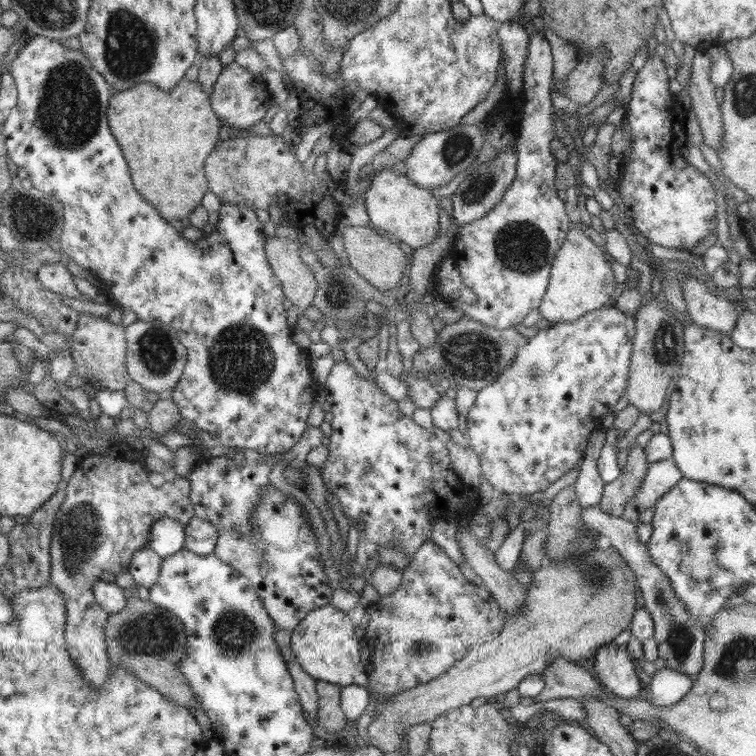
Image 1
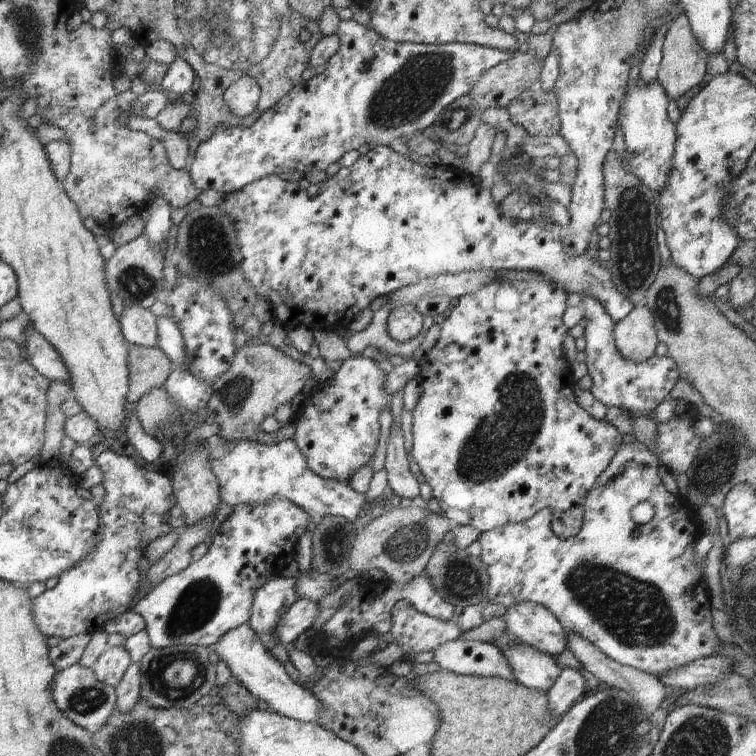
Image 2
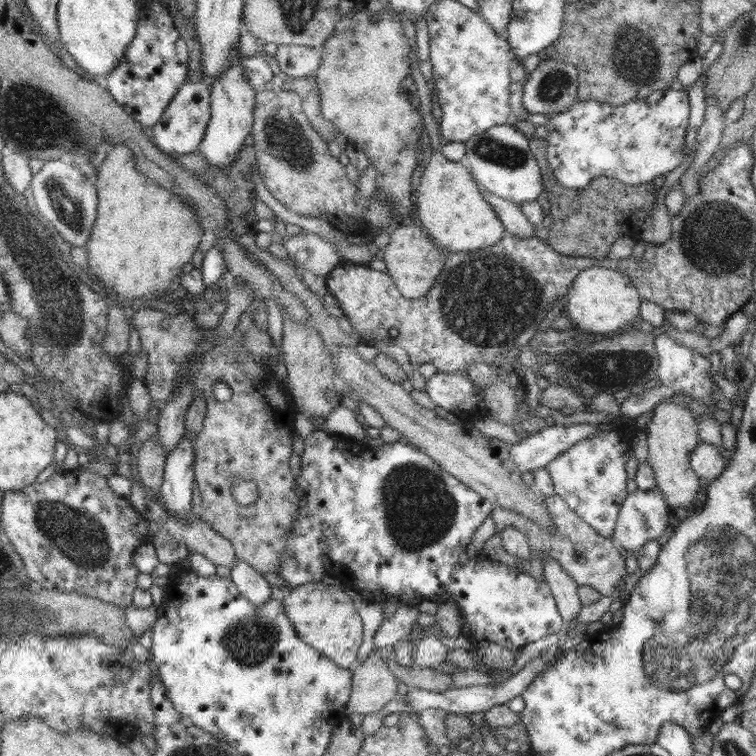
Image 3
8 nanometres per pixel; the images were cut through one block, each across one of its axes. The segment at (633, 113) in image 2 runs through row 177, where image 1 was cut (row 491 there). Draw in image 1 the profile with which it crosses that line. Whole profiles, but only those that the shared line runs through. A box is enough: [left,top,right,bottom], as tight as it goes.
[633,459,683,512]

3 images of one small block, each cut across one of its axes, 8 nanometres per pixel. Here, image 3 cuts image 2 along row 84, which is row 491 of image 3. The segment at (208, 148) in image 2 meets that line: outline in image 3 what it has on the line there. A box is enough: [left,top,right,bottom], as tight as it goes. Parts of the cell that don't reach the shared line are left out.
[278,431,496,604]

